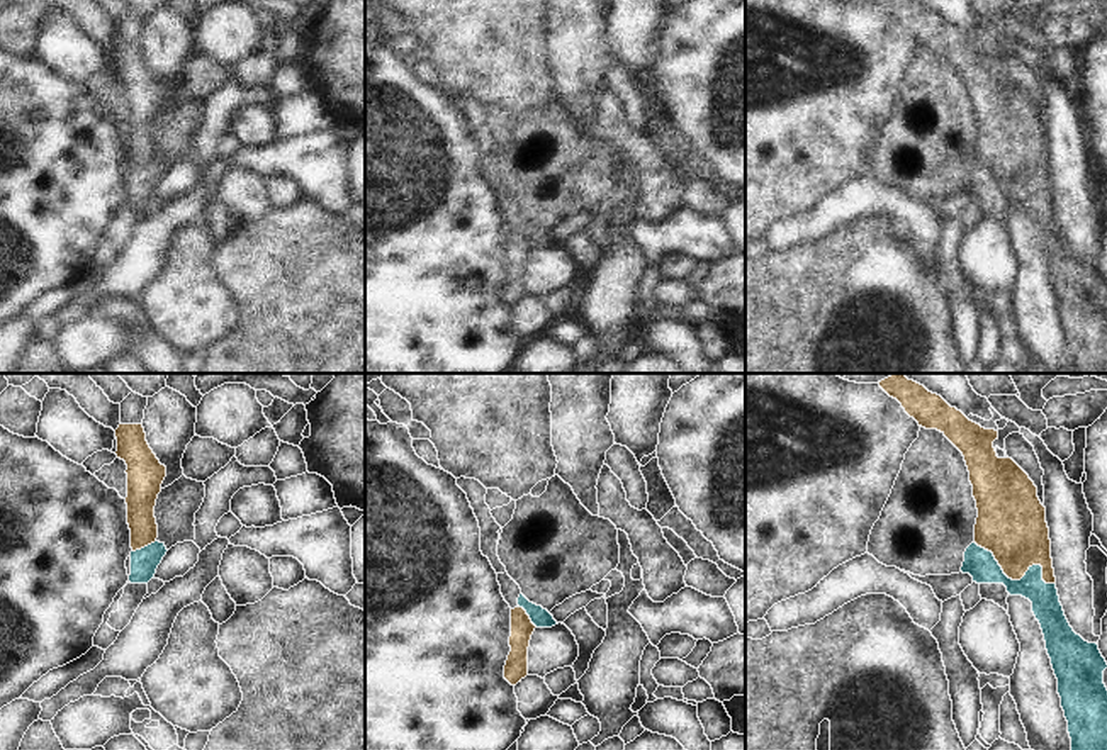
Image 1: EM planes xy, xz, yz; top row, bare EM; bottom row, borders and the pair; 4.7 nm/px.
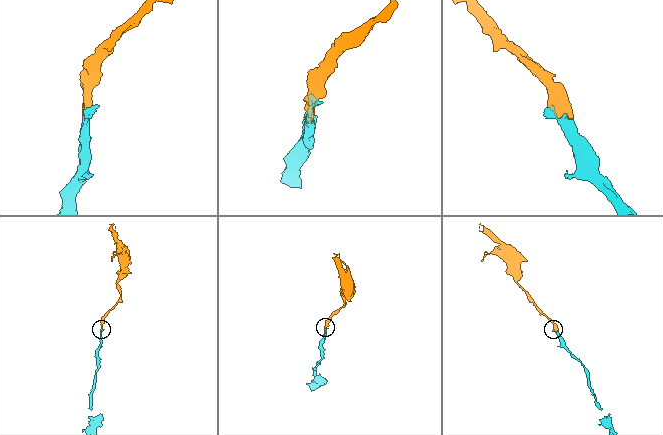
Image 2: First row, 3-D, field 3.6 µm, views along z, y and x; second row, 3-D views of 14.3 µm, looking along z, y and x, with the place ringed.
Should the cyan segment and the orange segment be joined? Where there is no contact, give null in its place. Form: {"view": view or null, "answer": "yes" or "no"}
{"view": "yz", "answer": "yes"}

